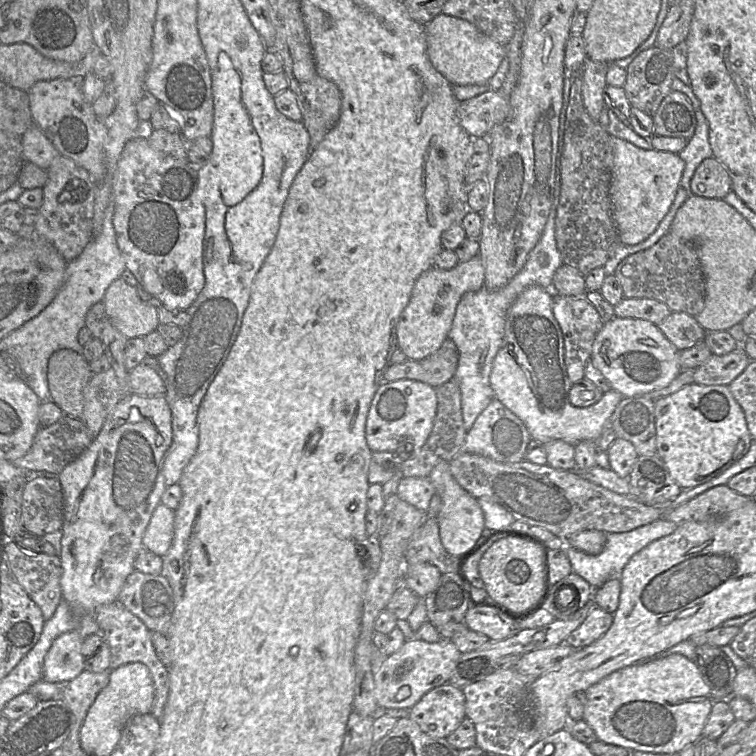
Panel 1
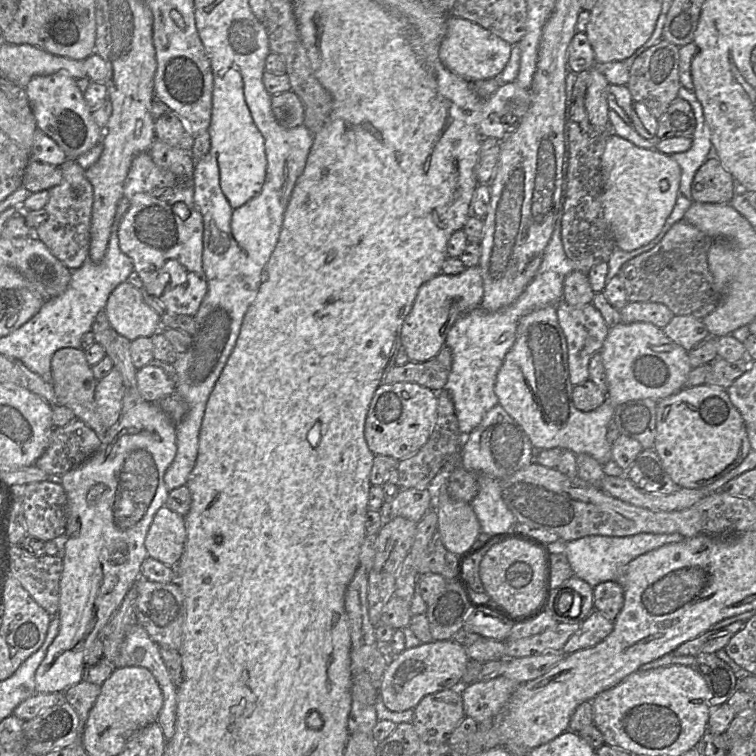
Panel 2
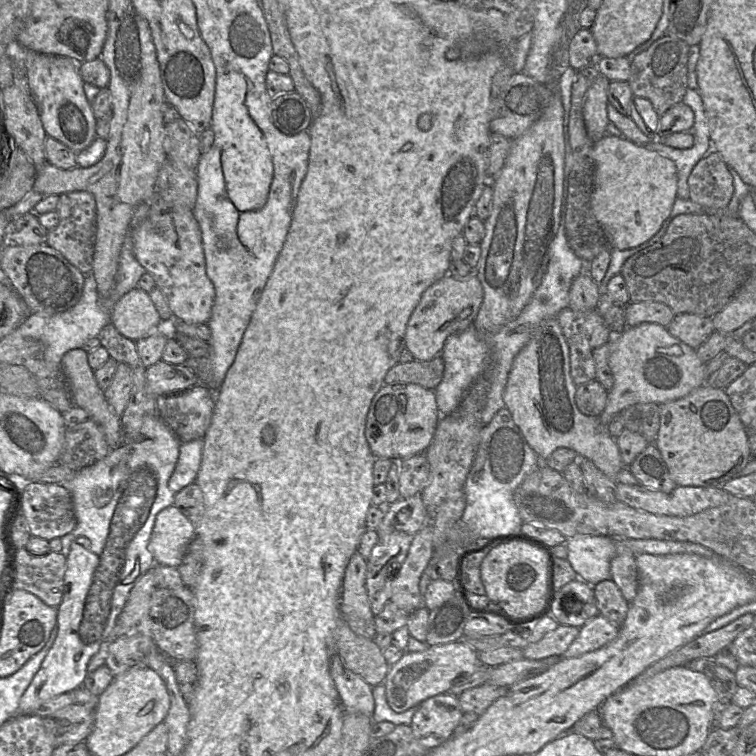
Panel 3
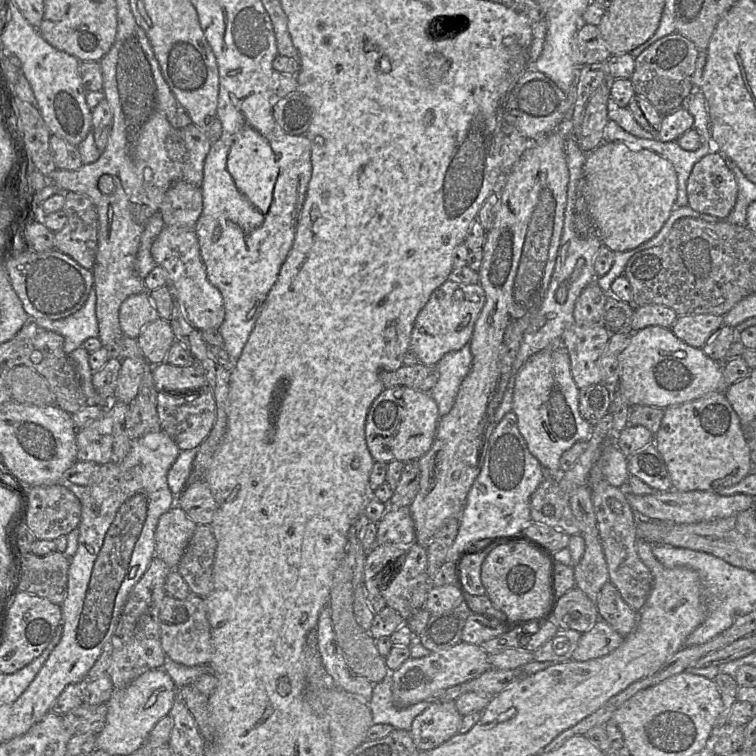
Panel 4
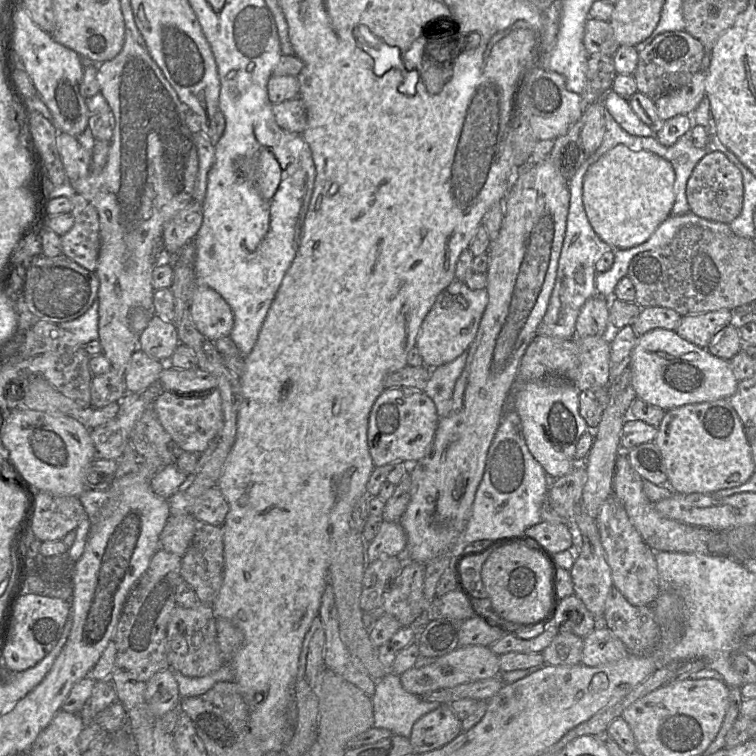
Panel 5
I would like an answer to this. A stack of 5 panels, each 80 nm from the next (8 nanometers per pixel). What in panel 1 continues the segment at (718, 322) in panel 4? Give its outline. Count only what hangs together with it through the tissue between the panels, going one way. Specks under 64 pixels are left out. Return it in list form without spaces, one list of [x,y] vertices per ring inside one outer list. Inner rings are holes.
[[[671,312],[657,327],[679,351],[703,341],[706,334],[693,316],[683,312]]]

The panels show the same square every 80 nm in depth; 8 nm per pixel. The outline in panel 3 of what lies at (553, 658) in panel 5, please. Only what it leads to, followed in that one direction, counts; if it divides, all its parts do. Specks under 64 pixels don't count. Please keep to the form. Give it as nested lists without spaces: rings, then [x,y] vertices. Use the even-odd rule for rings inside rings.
[[[559,625],[548,632],[541,640],[525,647],[523,656],[529,660],[541,660],[552,656],[562,657],[574,639],[578,636],[580,628]]]

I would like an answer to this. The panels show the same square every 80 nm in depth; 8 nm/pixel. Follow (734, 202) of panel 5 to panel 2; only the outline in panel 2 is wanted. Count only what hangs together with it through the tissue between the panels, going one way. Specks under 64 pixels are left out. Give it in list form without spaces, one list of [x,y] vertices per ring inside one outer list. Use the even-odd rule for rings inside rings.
[[[718,157],[707,159],[697,170],[692,184],[692,201],[713,204],[730,204],[736,181],[722,166]]]

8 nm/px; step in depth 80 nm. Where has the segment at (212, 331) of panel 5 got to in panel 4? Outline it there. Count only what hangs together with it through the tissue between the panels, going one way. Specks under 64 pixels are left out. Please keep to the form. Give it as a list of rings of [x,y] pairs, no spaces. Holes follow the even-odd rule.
[[[164,226],[151,246],[151,255],[157,266],[161,266],[167,274],[167,285],[183,311],[185,318],[198,331],[218,330],[225,316],[224,303],[219,290],[207,279],[205,266],[201,259],[198,239],[194,229],[175,226]]]

